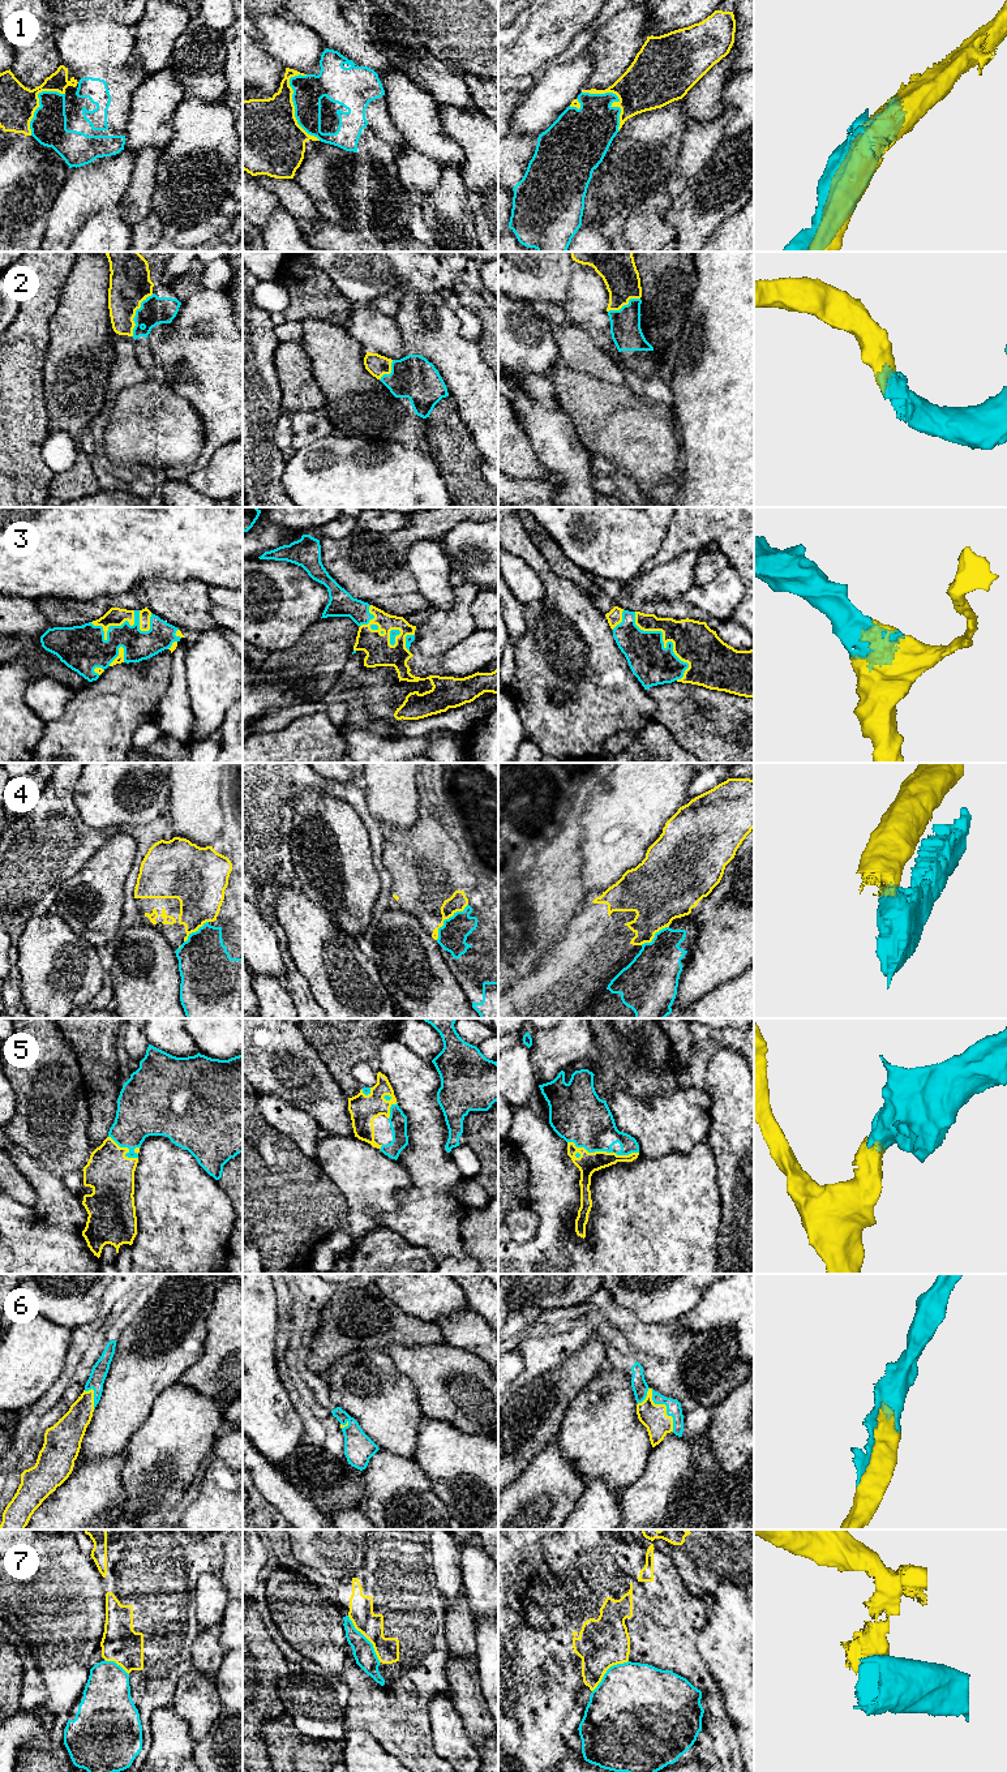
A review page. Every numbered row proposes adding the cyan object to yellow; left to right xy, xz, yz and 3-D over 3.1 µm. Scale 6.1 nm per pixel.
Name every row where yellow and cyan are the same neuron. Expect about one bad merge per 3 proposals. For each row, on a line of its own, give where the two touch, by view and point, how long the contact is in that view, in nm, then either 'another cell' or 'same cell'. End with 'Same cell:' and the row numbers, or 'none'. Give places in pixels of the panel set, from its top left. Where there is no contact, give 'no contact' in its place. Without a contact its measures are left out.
1: xz (294, 111) | 440 nm | another cell
2: xy (135, 313) | 300 nm | same cell
3: yz (664, 642) | 500 nm | same cell
4: xz (446, 918) | 300 nm | another cell
5: yz (603, 1151) | 440 nm | same cell
6: yz (665, 1407) | 300 nm | same cell
7: xz (367, 1638) | 360 nm | another cell
Same cell: 2, 3, 5, 6

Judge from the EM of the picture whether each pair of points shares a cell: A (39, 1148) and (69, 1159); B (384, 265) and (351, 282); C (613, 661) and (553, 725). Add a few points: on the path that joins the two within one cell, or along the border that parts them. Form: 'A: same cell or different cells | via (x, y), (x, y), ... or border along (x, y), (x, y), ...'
A: same cell | via (47, 1148), (58, 1148), (61, 1151)
B: same cell | via (376, 265), (368, 265), (359, 274)
C: same cell | via (600, 679), (600, 687), (571, 716)

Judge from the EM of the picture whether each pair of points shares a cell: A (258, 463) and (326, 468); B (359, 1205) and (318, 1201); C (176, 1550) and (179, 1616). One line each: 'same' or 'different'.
A: different
B: different
C: same

